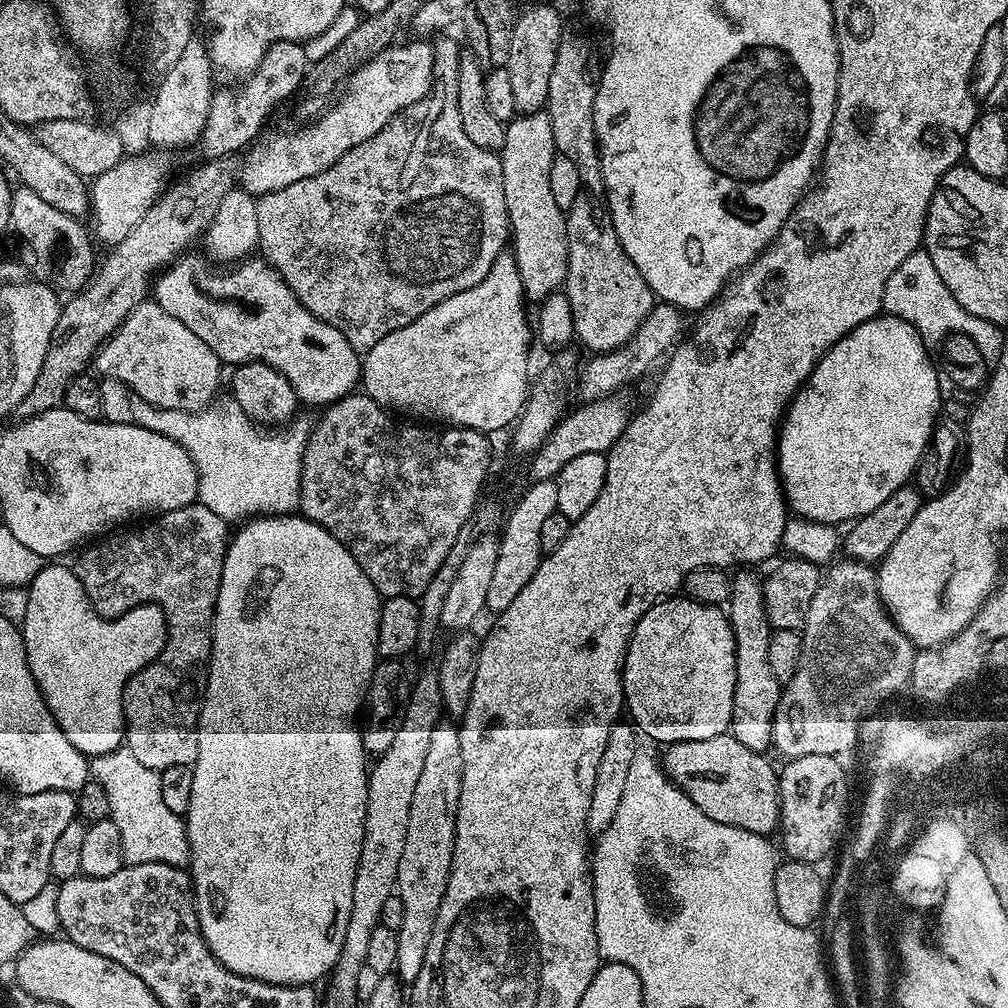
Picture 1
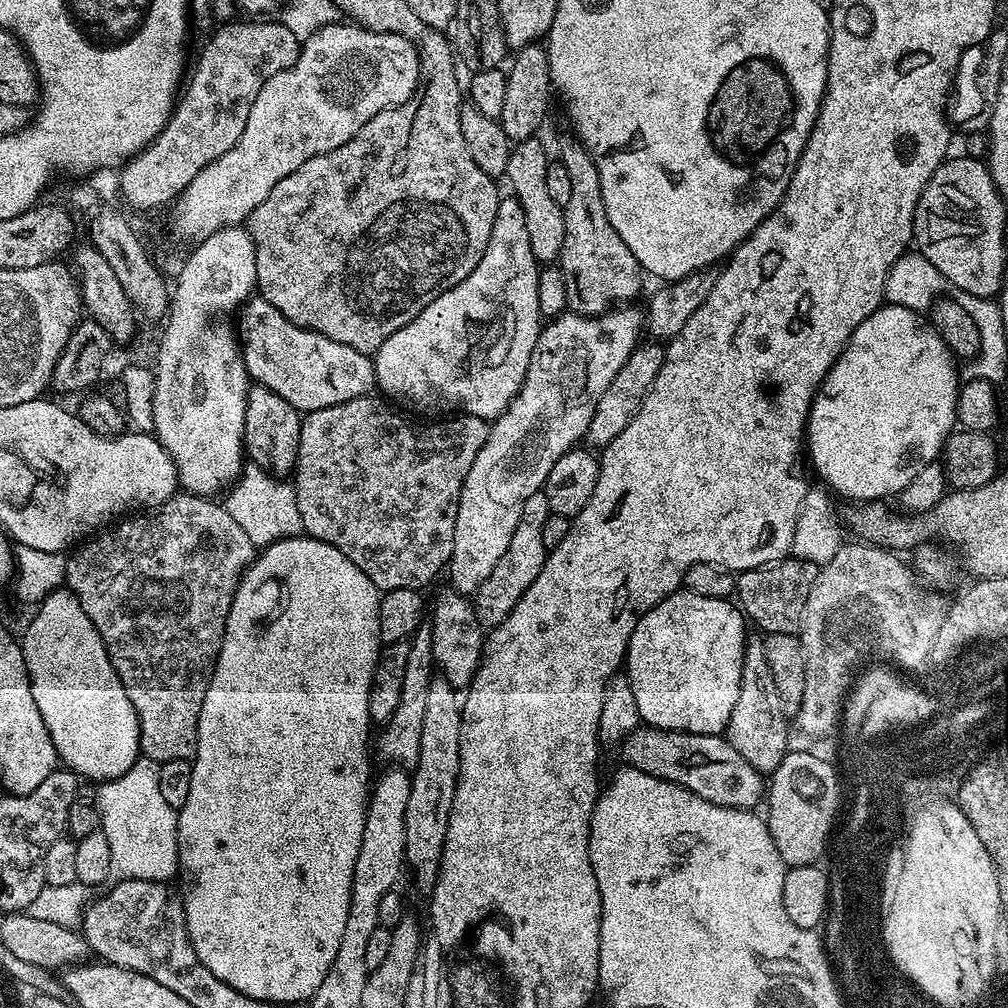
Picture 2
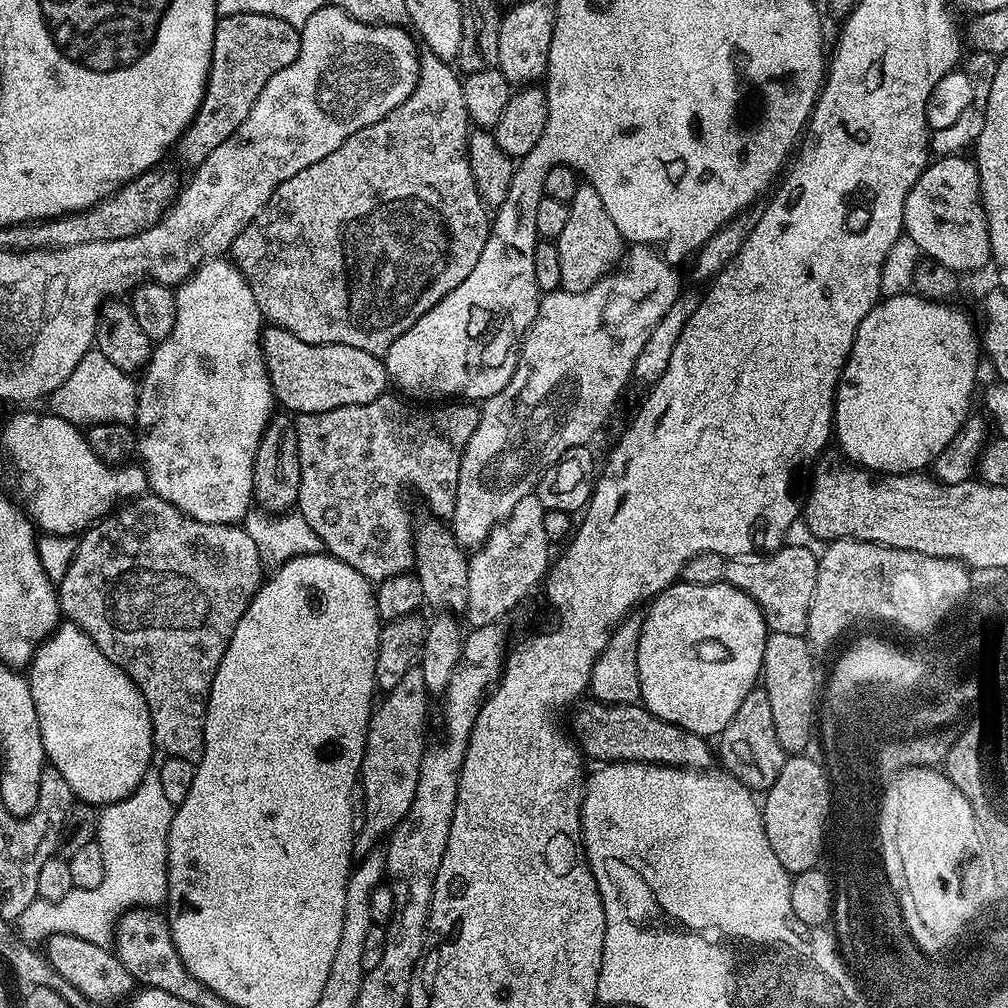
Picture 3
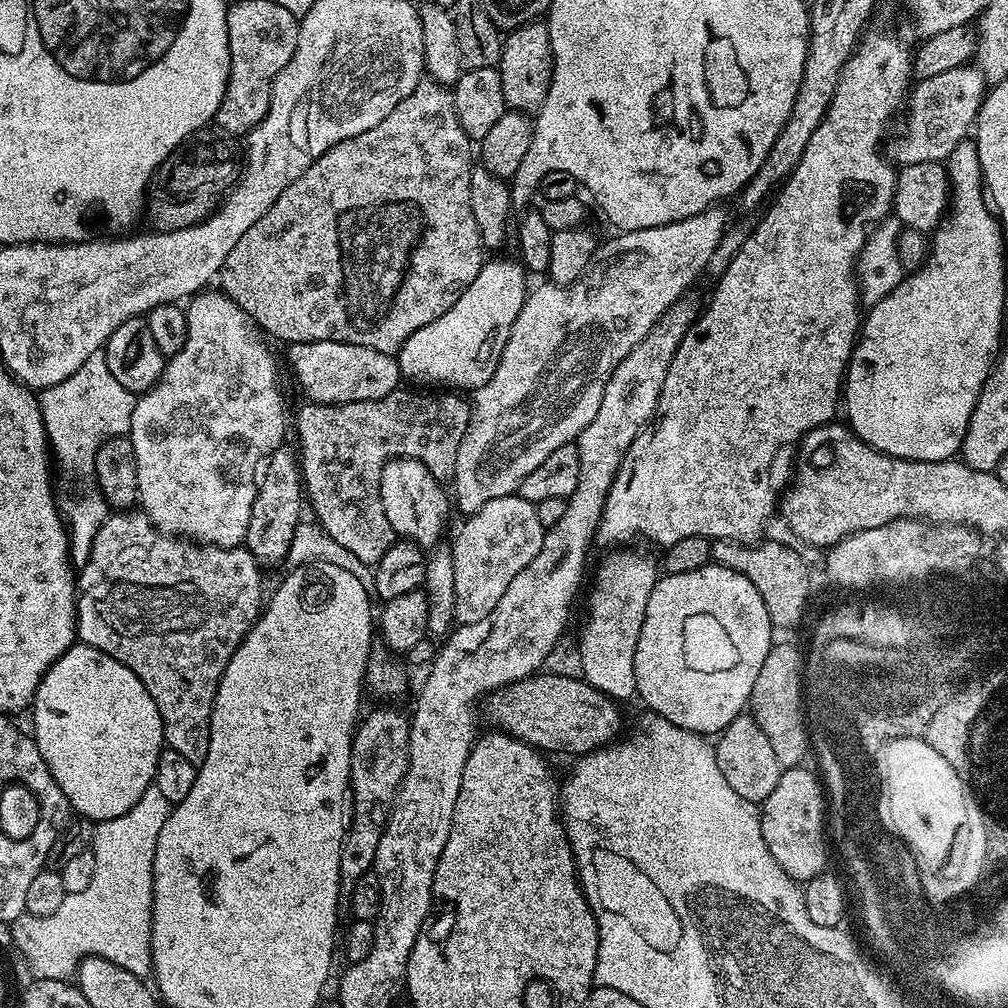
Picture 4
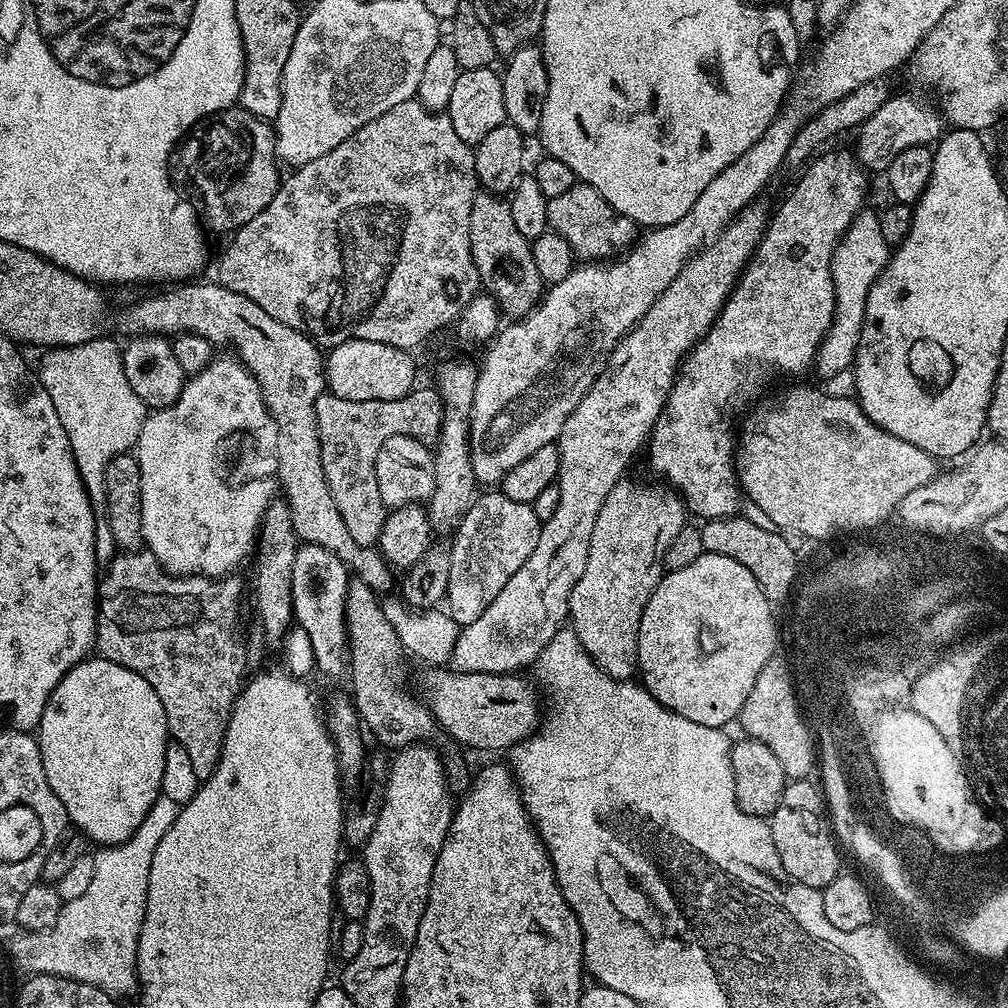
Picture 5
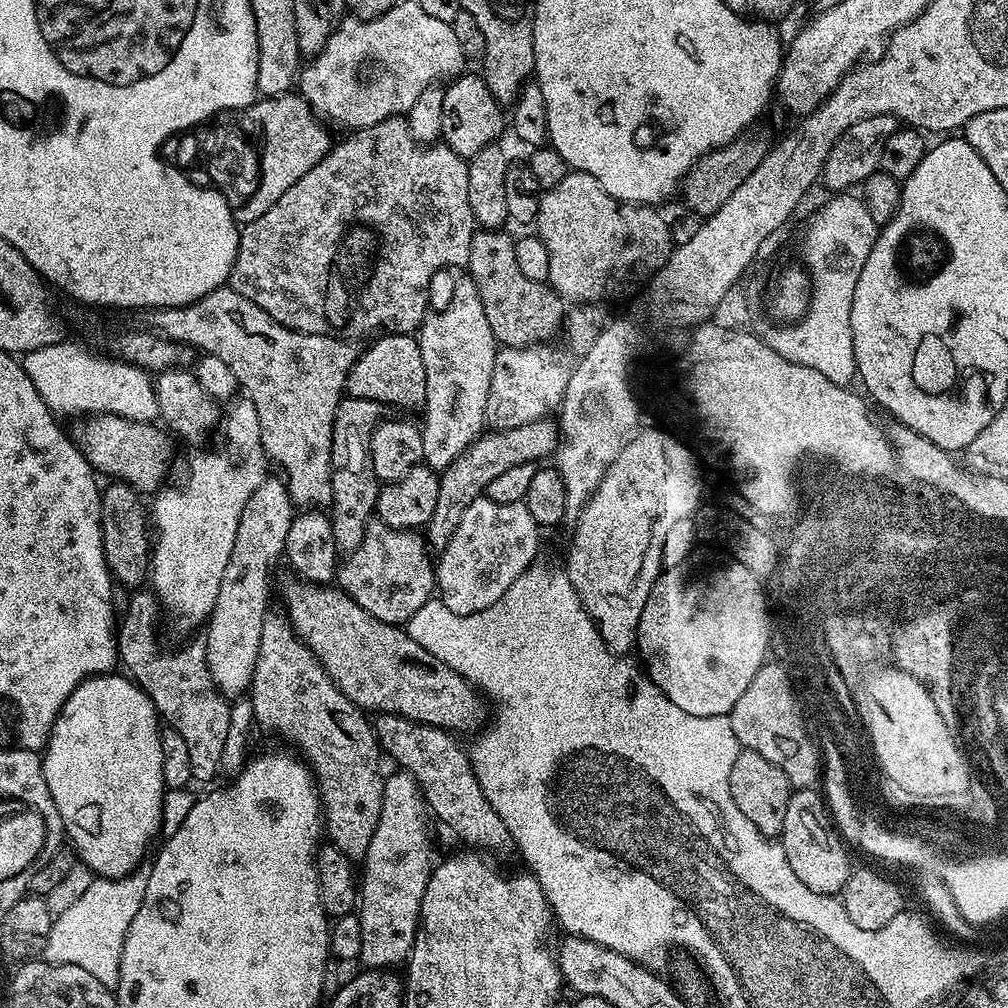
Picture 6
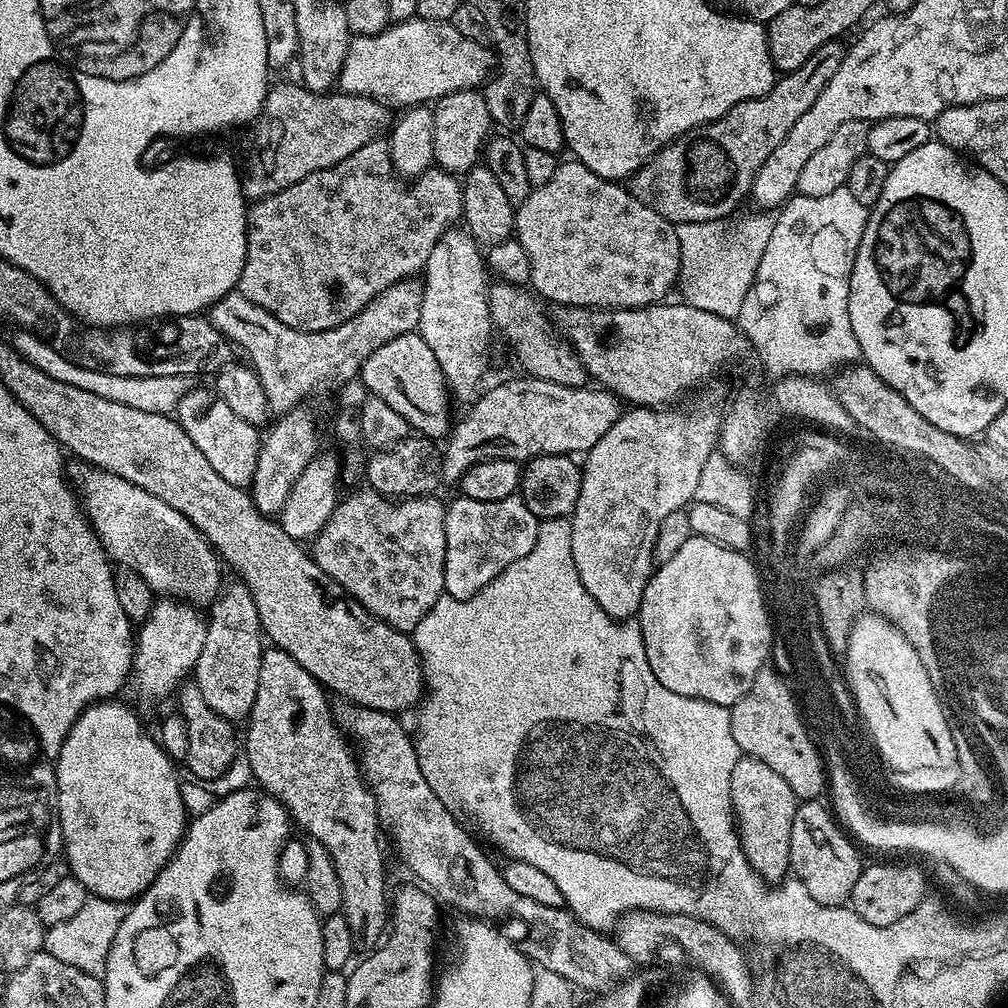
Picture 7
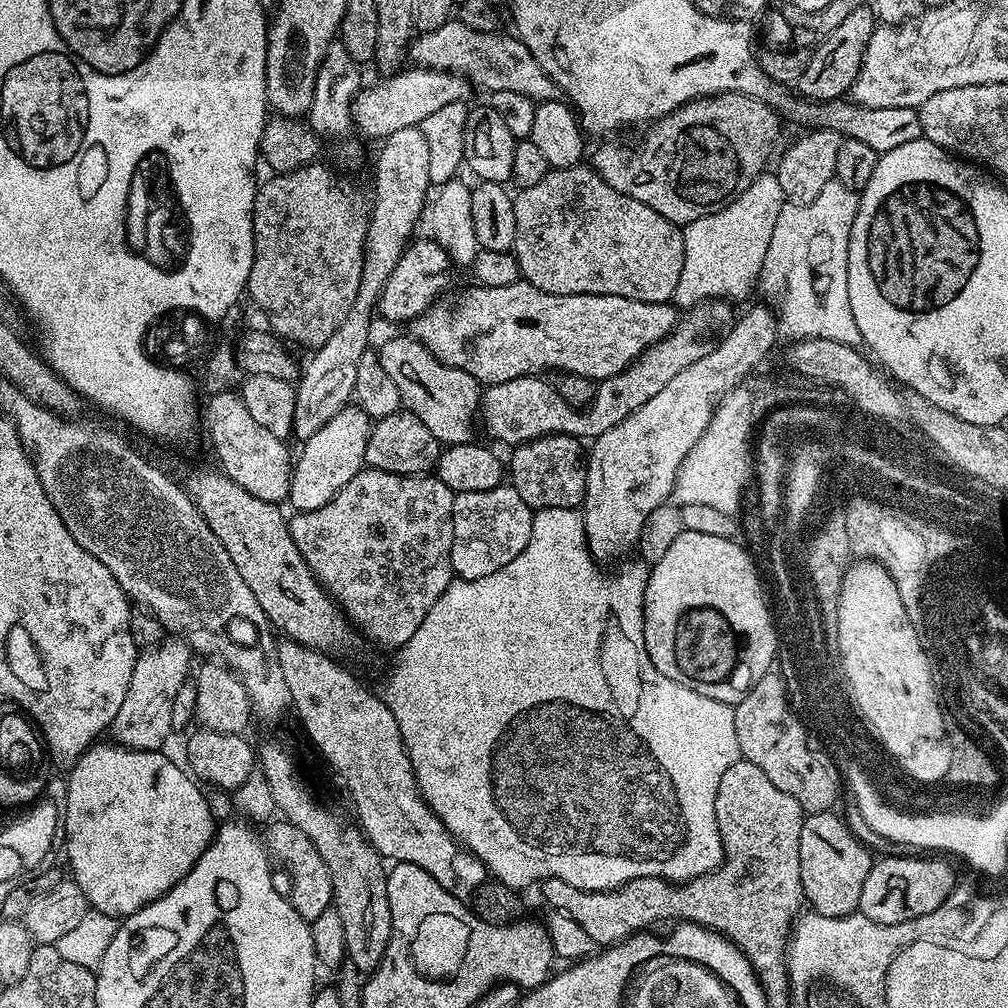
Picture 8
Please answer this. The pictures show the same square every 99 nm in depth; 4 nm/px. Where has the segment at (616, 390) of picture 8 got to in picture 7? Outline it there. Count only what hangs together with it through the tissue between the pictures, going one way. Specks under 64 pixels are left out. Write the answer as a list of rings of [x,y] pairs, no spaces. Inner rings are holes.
[[[523,379],[496,384],[489,392],[481,391],[471,401],[472,409],[468,414],[457,424],[455,421],[442,448],[445,481],[459,482],[466,470],[484,460],[527,462],[535,456],[586,454],[622,415],[620,397],[606,388],[571,388],[554,382]]]

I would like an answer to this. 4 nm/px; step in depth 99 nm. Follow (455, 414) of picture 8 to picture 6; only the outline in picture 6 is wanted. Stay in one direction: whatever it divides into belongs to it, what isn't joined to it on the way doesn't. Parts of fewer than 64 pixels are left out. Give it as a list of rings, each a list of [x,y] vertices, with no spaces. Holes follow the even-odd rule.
[[[384,334],[368,349],[357,355],[354,366],[348,372],[349,397],[357,396],[363,400],[376,400],[382,406],[393,404],[396,408],[419,409],[424,403],[424,375],[420,341],[412,334]]]

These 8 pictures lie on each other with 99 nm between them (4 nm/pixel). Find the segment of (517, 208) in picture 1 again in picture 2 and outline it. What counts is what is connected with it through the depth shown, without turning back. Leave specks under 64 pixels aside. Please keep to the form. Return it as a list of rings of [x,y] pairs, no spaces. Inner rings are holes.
[[[540,138],[521,140],[510,154],[510,162],[506,180],[512,183],[511,191],[526,214],[526,230],[530,234],[530,250],[534,250],[534,258],[538,262],[559,261],[562,242],[566,238],[566,222],[563,207],[554,202],[554,197],[546,187],[546,170],[550,160],[548,152]]]

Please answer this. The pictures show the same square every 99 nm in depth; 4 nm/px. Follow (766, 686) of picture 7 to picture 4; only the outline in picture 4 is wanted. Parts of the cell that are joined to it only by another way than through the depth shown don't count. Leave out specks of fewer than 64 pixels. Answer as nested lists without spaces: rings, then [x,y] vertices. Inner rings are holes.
[[[773,643],[770,654],[766,654],[766,662],[762,662],[762,671],[758,673],[752,691],[750,714],[758,726],[762,726],[762,734],[766,734],[770,741],[774,758],[778,758],[781,769],[803,765],[804,755],[810,752],[809,726],[802,707],[801,670],[800,652],[795,643]]]

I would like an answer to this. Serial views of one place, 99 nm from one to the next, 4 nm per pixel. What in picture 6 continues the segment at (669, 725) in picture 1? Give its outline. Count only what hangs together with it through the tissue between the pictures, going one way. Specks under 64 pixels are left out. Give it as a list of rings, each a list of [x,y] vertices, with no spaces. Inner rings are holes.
[[[723,559],[700,560],[697,564],[689,562],[680,568],[667,569],[652,587],[650,598],[646,598],[646,606],[642,610],[642,618],[638,622],[638,630],[636,631],[635,647],[638,652],[640,648],[641,657],[639,656],[639,659],[642,661],[642,667],[647,676],[656,683],[658,690],[662,690],[662,694],[666,694],[666,698],[670,698],[670,702],[674,702],[674,706],[678,706],[678,710],[686,710],[686,714],[694,714],[695,716],[727,716],[732,711],[734,702],[738,702],[738,698],[742,698],[746,686],[750,686],[750,678],[754,678],[754,674],[758,674],[758,670],[766,662],[766,657],[770,652],[772,620],[766,612],[765,599],[762,598],[760,577],[750,570],[746,570],[746,566],[742,566],[737,560]]]

